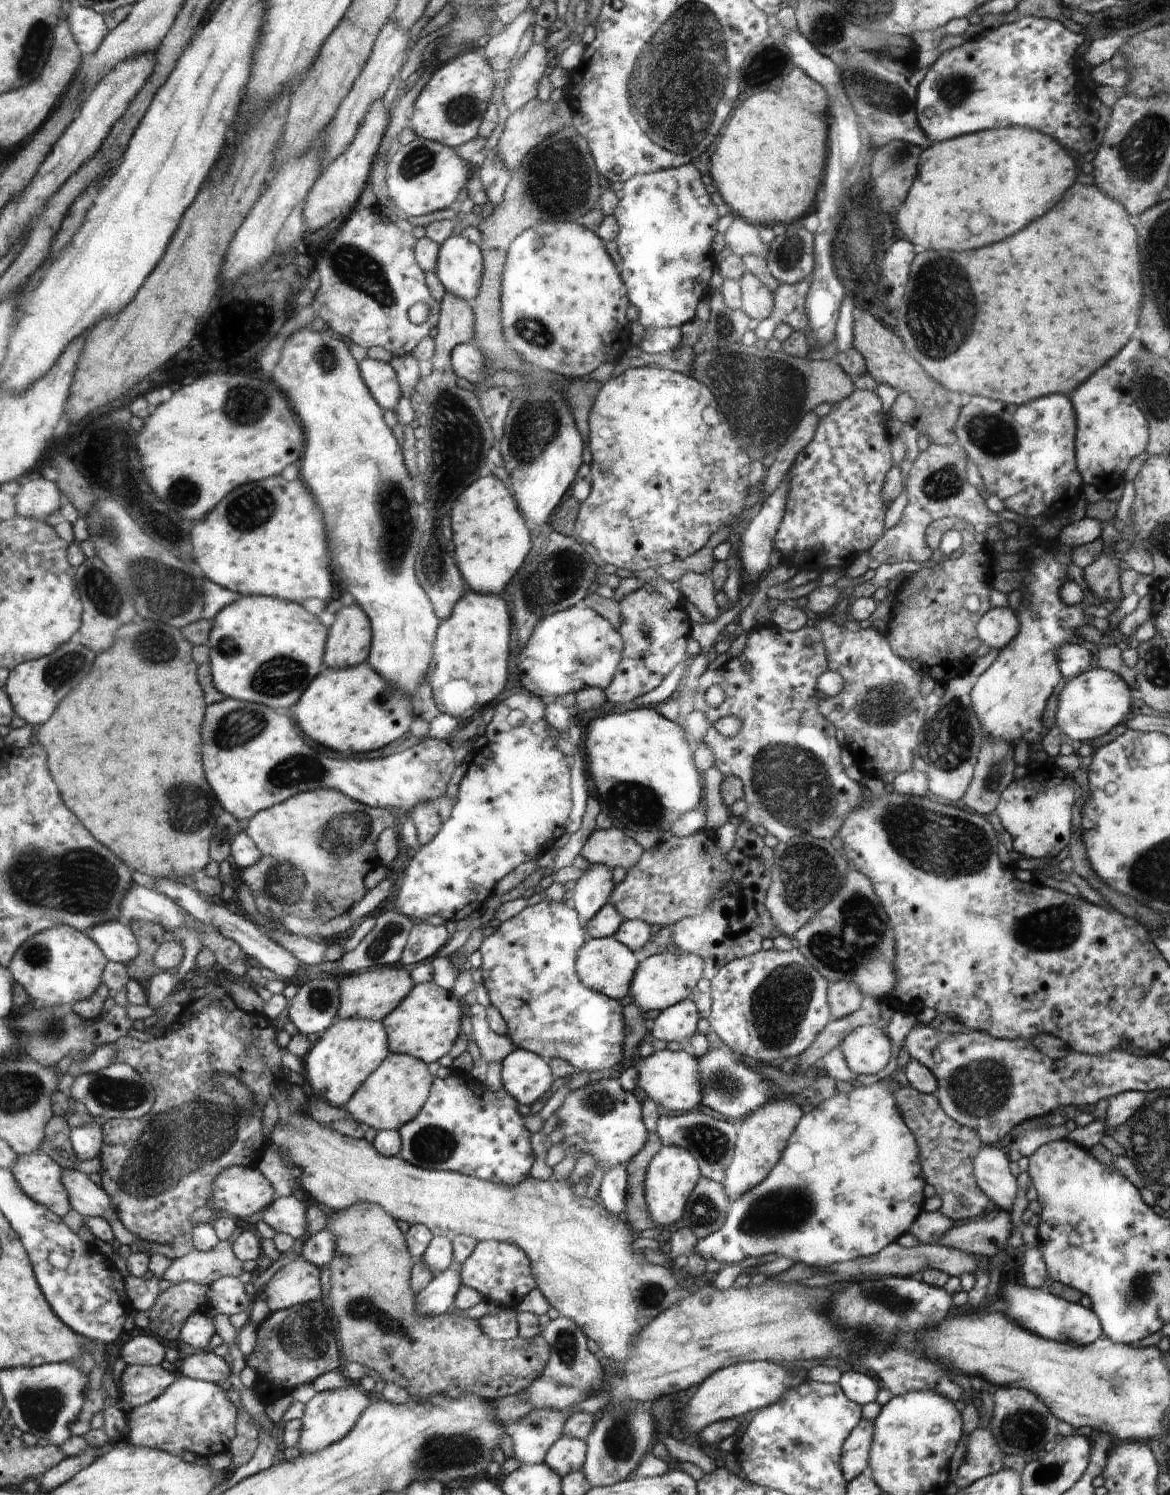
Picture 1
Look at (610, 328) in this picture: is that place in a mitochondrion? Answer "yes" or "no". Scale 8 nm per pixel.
no

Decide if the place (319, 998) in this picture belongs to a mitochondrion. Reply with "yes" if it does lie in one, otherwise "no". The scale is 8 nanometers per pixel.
yes

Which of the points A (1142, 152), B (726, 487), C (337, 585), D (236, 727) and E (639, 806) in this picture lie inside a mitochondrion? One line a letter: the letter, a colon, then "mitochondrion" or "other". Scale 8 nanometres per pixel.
A: mitochondrion
B: other
C: other
D: mitochondrion
E: mitochondrion

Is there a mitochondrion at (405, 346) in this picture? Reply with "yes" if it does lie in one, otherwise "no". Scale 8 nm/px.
no

